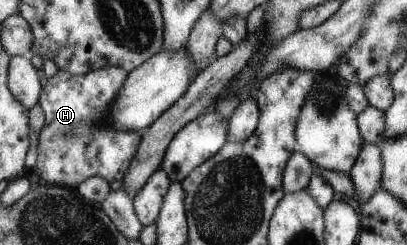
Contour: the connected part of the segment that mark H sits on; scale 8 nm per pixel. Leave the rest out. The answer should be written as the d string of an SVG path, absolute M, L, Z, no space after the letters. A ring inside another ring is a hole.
M103 66L82 76L72 76L72 74L58 69L54 76L46 79L44 86L41 87L38 102L42 108L42 114L44 114L44 126L38 133L37 156L31 169L38 178L42 178L48 184L60 185L72 190L82 180L92 176L103 178L109 183L113 180L121 180L128 170L130 160L134 158L141 132L112 130L112 126L106 122L106 114L126 76L126 70L122 70L118 66Z

